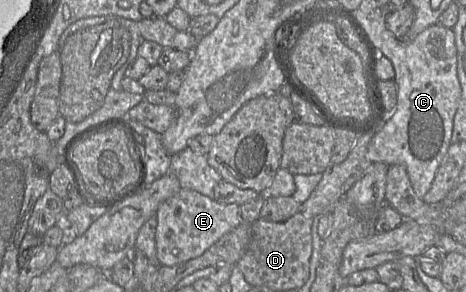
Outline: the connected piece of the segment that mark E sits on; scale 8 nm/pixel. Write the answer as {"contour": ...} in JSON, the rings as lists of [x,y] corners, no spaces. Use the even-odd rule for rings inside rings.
{"contour":[[[181,188],[156,211],[156,251],[159,266],[174,266],[202,255],[223,235],[242,223],[240,205],[221,204],[197,191]]]}

